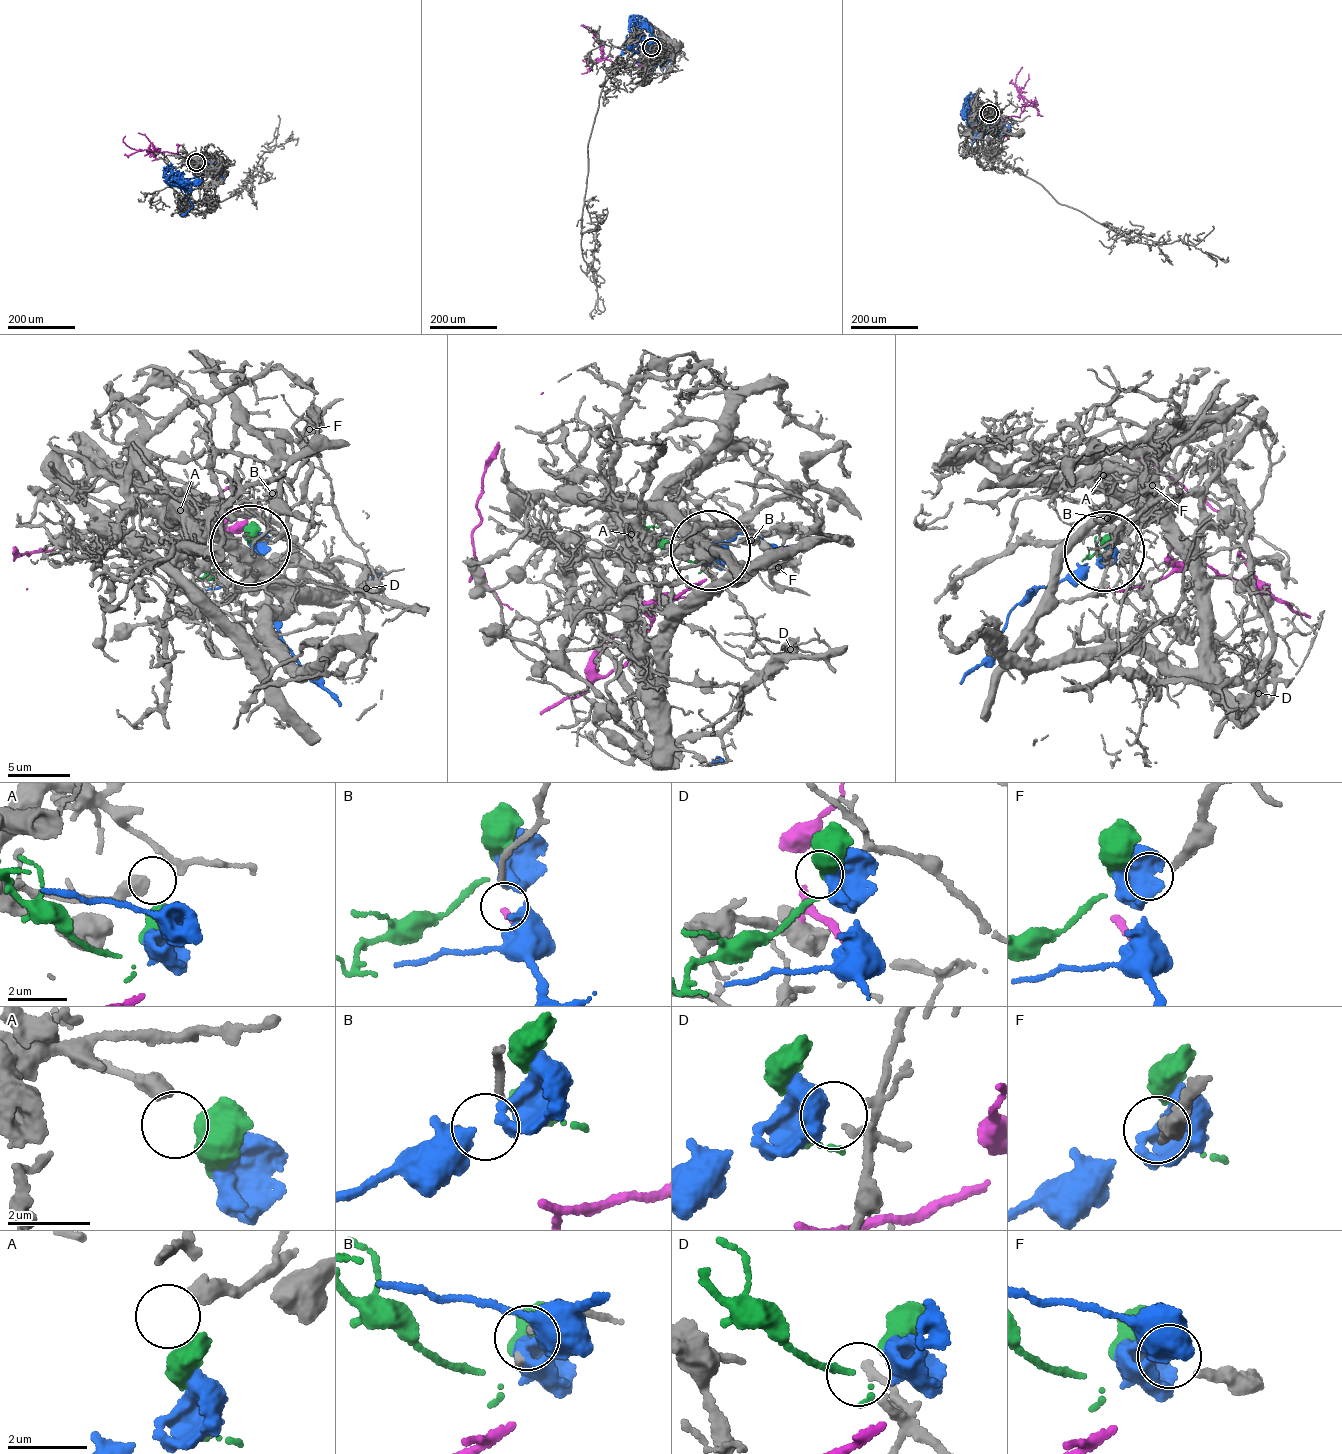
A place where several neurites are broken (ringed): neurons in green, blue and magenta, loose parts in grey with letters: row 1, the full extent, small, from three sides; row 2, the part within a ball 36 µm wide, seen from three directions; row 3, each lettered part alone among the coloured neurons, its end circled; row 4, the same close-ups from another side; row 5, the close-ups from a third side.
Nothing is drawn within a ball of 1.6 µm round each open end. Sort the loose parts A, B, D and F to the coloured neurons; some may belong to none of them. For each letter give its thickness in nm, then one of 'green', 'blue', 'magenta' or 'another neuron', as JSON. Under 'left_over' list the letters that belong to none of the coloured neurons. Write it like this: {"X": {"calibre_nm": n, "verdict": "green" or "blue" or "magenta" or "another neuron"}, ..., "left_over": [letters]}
{"A": {"calibre_nm": 400, "verdict": "another neuron"}, "B": {"calibre_nm": 200, "verdict": "another neuron"}, "D": {"calibre_nm": 180, "verdict": "another neuron"}, "F": {"calibre_nm": 240, "verdict": "another neuron"}, "left_over": ["A", "B", "D", "F"]}

